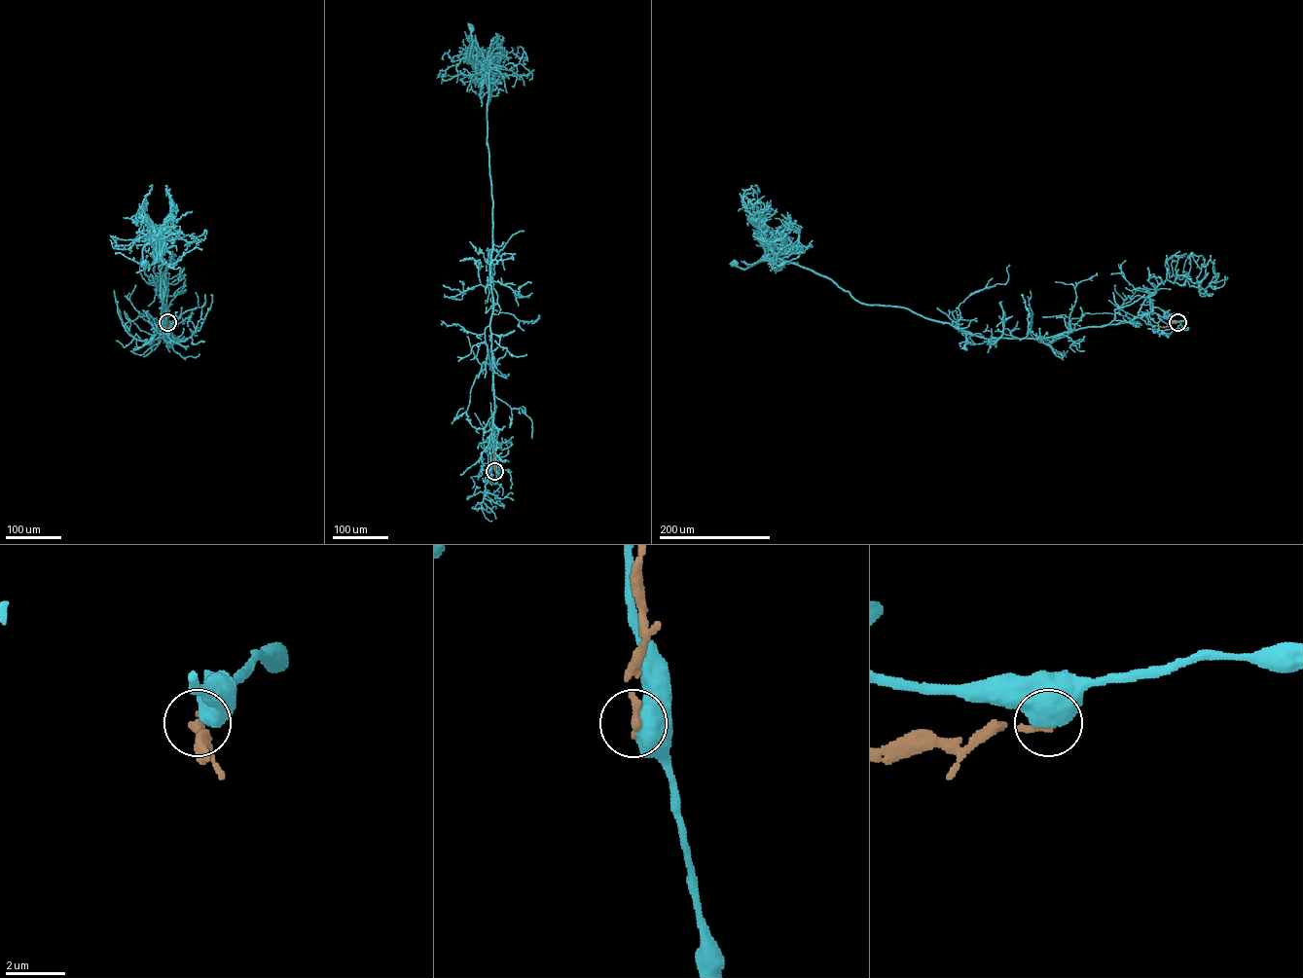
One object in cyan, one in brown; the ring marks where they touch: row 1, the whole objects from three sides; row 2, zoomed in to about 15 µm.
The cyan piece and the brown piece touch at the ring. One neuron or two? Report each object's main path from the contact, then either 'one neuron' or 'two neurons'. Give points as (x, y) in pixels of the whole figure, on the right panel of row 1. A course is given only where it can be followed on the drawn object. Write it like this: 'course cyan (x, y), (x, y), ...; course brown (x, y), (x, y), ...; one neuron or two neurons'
course cyan (1177, 322), (1156, 307), (1040, 339), (986, 338), (859, 303), (778, 258), (770, 241), (754, 265), (734, 262); course brown (1177, 322), (1165, 327), (1157, 326); two neurons

